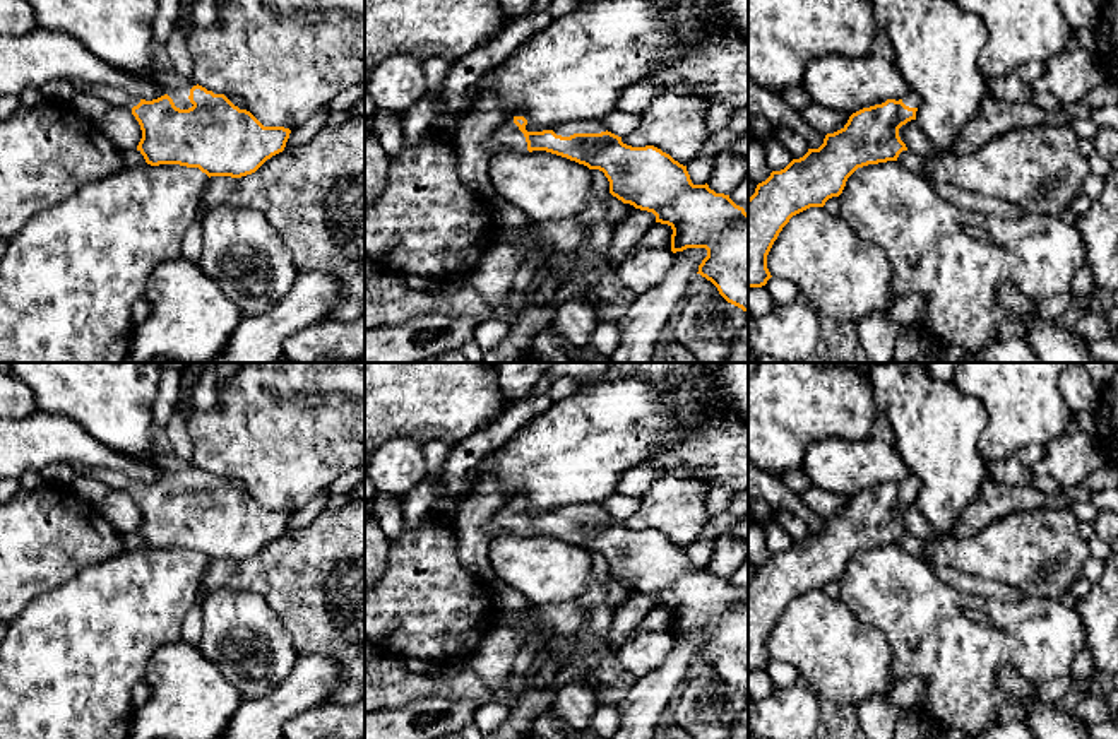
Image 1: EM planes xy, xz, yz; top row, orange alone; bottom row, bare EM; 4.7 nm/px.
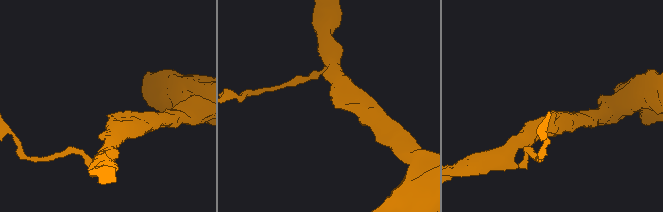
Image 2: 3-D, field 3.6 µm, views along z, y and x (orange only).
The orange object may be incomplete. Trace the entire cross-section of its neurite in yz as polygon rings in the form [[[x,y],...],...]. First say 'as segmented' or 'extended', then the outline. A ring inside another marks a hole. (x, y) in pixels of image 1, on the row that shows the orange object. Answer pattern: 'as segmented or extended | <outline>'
extended | [[[911,91],[906,98],[887,99],[882,104],[863,108],[853,113],[847,123],[827,133],[818,149],[793,159],[784,169],[772,171],[770,176],[758,183],[755,193],[748,198],[748,289],[762,287],[772,277],[767,269],[767,255],[789,219],[810,207],[824,207],[832,197],[839,197],[847,178],[863,166],[897,161],[906,144],[899,137],[899,128],[916,120],[921,104],[918,92]]]

